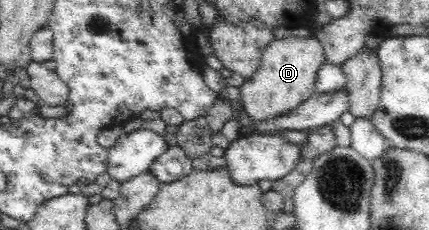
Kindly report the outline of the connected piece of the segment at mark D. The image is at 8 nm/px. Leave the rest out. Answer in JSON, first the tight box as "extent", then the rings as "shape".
{"extent":[240,34,326,118],"shape":[[[295,34],[269,43],[263,51],[261,63],[247,83],[240,87],[241,105],[253,118],[271,118],[284,114],[317,93],[317,71],[326,62],[323,45],[315,36],[296,37]]]}

